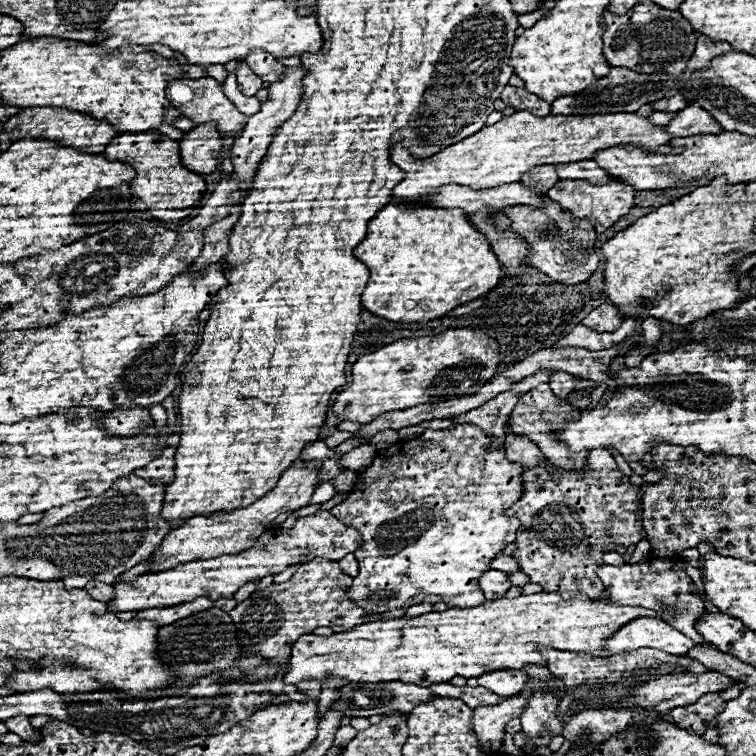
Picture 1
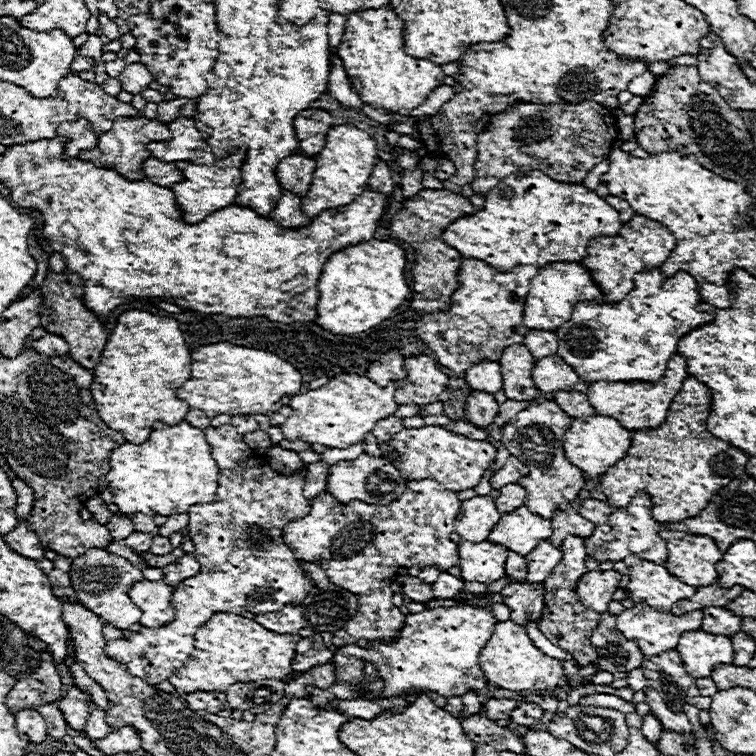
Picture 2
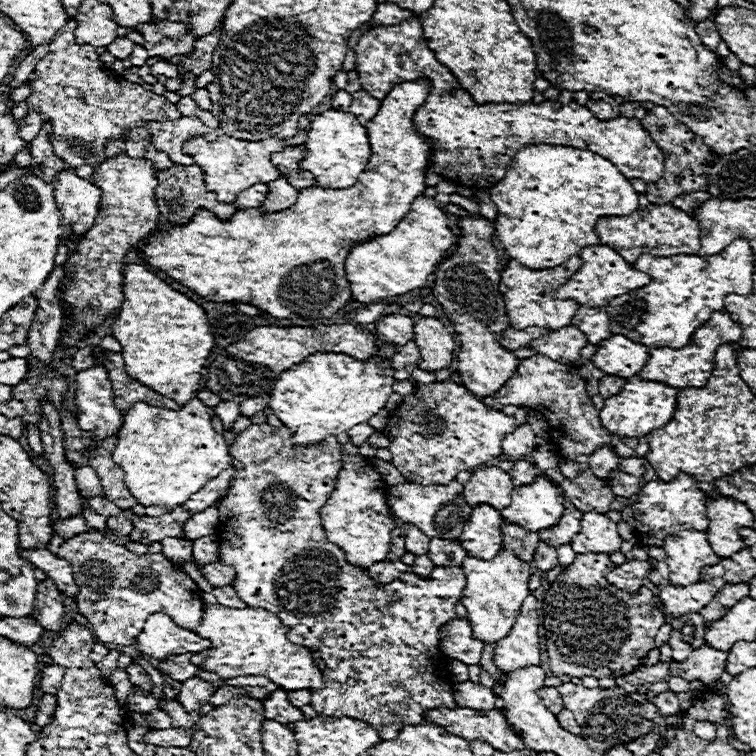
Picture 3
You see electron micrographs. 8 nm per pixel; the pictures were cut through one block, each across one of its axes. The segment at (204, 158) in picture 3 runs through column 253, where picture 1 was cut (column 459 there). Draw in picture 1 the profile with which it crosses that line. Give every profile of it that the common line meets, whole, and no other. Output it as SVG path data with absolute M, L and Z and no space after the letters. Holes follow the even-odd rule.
M518 110L500 122L492 126L484 126L476 134L444 148L442 152L430 156L430 158L414 158L404 146L394 144L390 150L390 160L406 172L404 180L396 184L394 198L414 198L414 196L428 196L436 194L440 186L446 184L460 184L470 186L472 190L486 190L492 186L502 186L508 182L520 182L520 176L528 172L528 168L542 166L542 164L566 164L566 162L580 162L594 158L596 150L606 150L612 146L626 146L626 144L642 144L642 146L664 146L670 142L670 134L666 132L666 126L654 126L644 116L636 116L634 112L620 112L620 114L594 114L588 118L580 116L562 116L562 114L548 114L548 116L534 116L526 110Z

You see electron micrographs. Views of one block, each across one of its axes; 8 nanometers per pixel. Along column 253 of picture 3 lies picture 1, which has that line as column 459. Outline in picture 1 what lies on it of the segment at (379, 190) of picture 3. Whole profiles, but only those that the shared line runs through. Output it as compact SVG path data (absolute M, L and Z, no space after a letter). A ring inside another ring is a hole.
M388 204L372 222L354 256L370 268L370 280L362 294L362 306L392 322L428 322L450 314L456 306L488 294L502 278L502 266L486 236L478 232L460 208L434 208L424 204Z

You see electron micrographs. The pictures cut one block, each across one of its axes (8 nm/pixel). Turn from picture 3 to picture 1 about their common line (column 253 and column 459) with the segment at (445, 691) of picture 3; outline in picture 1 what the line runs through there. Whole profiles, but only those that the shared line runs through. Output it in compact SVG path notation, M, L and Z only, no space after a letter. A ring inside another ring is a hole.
M458 424L448 430L424 430L424 434L420 434L414 440L402 440L380 450L372 460L372 464L366 466L362 474L358 474L354 490L330 510L340 522L344 522L350 528L356 528L362 534L362 546L360 550L354 552L360 570L346 592L356 606L360 606L366 612L382 614L396 608L410 608L420 602L430 602L430 604L444 602L448 606L476 606L484 602L484 596L472 596L472 580L476 582L484 570L490 570L490 560L498 558L504 546L516 540L516 528L514 524L510 528L512 518L504 516L504 510L510 504L514 504L516 498L522 496L522 472L524 472L524 466L506 460L506 450L488 450L488 446L490 446L490 438L484 438L484 432L476 424Z

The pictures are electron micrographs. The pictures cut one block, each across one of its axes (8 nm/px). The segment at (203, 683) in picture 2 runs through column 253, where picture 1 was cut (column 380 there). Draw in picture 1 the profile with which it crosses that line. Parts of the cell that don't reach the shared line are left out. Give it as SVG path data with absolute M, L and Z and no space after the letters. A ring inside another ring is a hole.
M538 592L538 594L522 594L518 598L500 598L500 600L486 600L484 604L476 606L476 608L448 608L444 612L428 612L422 616L414 616L414 618L392 618L392 620L376 620L376 622L366 622L360 626L354 626L346 632L338 632L332 634L328 638L324 636L316 636L316 634L304 634L298 638L298 642L292 646L292 654L290 660L286 662L286 672L284 672L284 684L298 684L304 680L318 680L324 682L326 678L342 678L348 682L392 682L392 680L400 680L400 682L408 682L408 684L416 684L416 686L430 686L436 682L448 682L454 676L464 676L464 678L478 678L484 672L490 670L522 670L524 664L538 664L544 666L546 660L542 658L542 654L538 652L540 646L548 646L554 650L570 650L570 652L596 652L602 650L606 638L610 634L614 634L614 630L618 630L620 626L624 626L624 622L630 622L632 618L640 618L644 614L654 614L658 616L654 610L644 610L640 606L616 606L610 604L608 594L602 592L602 596L598 600L592 600L588 596L574 596L570 600L564 600L558 592Z

